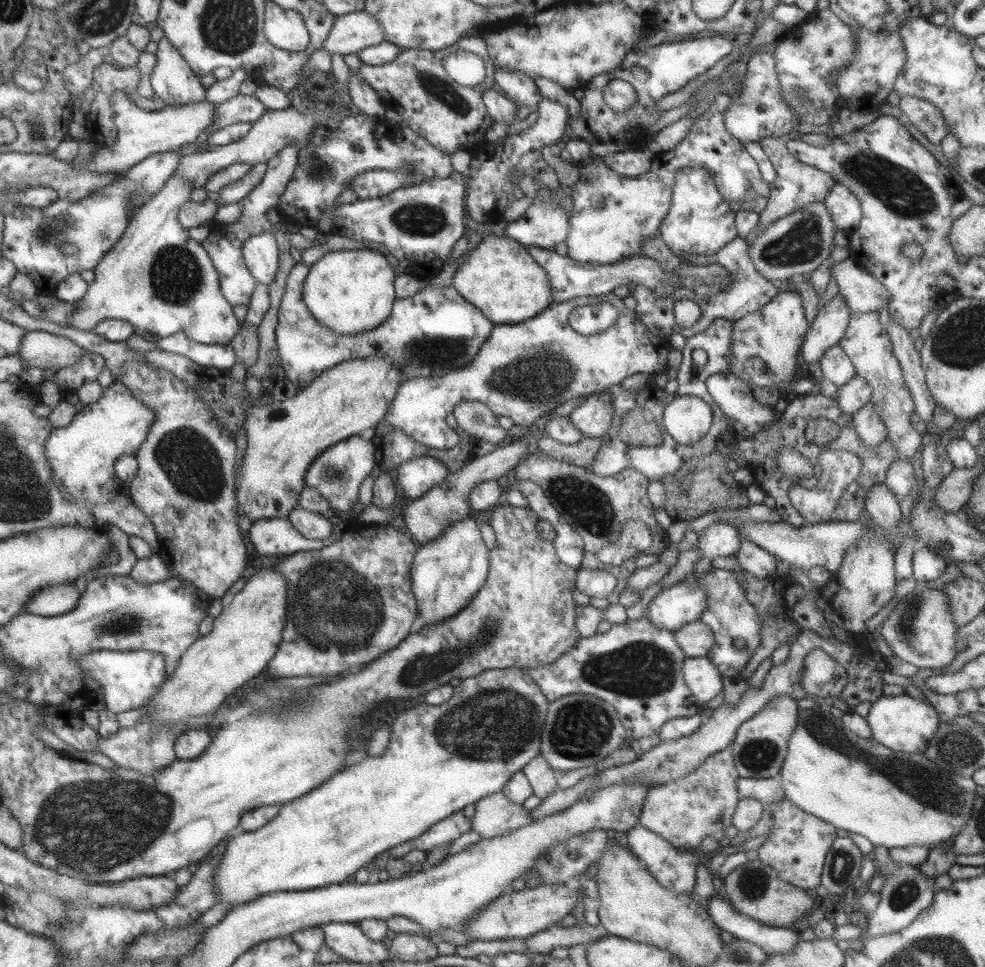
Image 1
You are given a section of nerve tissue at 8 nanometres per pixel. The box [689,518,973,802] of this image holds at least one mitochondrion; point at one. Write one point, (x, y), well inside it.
(906, 623)

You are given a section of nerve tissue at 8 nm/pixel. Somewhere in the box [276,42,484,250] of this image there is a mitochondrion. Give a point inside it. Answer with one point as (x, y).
(417, 219)

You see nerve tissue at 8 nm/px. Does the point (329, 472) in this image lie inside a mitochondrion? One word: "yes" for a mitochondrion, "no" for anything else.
yes

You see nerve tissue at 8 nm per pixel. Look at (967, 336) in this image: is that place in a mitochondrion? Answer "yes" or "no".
yes

